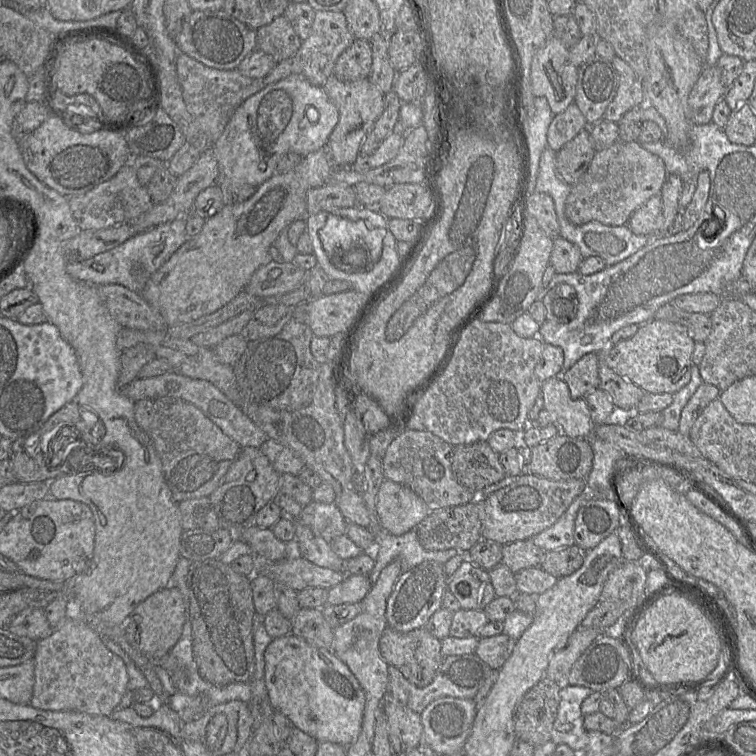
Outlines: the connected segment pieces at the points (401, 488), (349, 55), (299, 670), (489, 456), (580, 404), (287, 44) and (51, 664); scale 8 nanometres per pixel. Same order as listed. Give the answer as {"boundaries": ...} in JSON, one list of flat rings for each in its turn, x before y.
{"boundaries":[[[384,479,376,496,376,513,383,531,402,535,426,518,430,510,409,487]],[[355,39,338,57,333,74,340,81,357,81,369,78,372,67,370,41]],[[289,634,273,639,265,649,264,659,268,701,274,711,284,714,294,727,318,742,332,742,348,748,357,740,362,728,366,695,349,667,333,651]],[[487,441,453,446,451,467,457,482,474,492,480,492,507,476,505,469,499,461,499,453,494,451]],[[553,376,541,383,543,407,555,415,560,432,570,437,587,438,594,429,584,398,572,399,566,382]],[[284,15,256,31,256,49,272,56,276,63,295,55,301,45,302,40]],[[64,619,47,637,36,641,34,685,30,705,52,711,79,711,93,715,110,716,127,691,128,673,123,660,111,652,101,637,86,622]]]}

